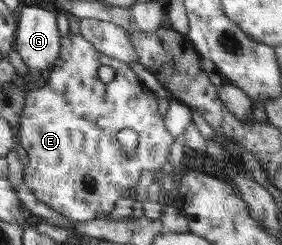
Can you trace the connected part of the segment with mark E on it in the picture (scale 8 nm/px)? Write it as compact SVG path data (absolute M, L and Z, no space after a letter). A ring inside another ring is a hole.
M74 29L61 37L59 58L50 69L49 80L44 86L28 90L20 116L19 144L27 151L29 163L24 165L24 182L37 200L51 210L63 214L67 222L79 224L107 216L119 203L129 197L136 185L145 181L144 172L161 170L169 158L174 136L165 128L157 111L157 96L138 79L138 71L126 62L107 56L79 35ZM101 66L111 66L115 77L110 83L102 82L97 75ZM131 128L138 134L138 147L134 156L121 151L117 132Z

